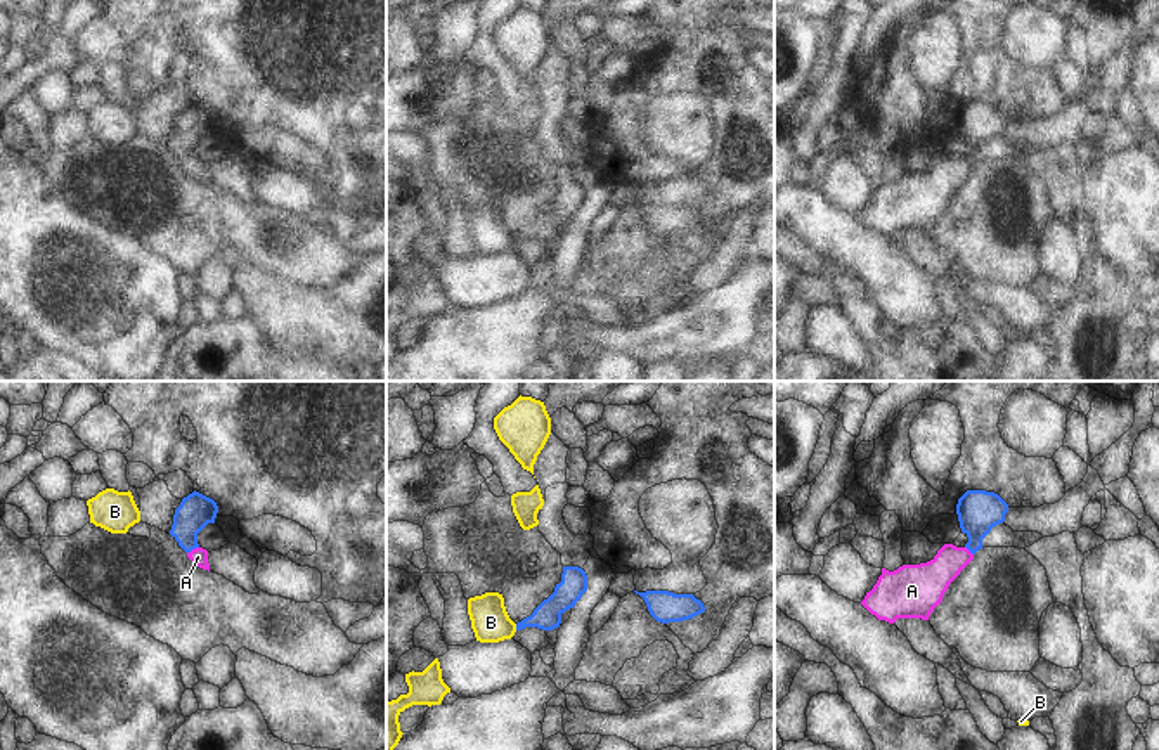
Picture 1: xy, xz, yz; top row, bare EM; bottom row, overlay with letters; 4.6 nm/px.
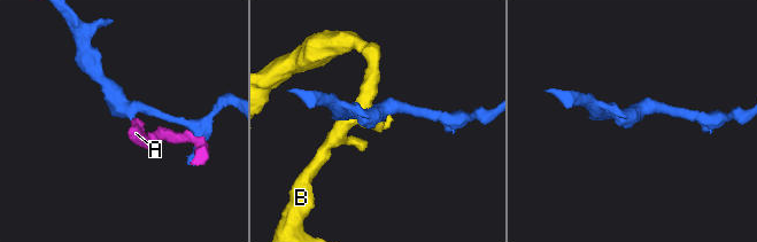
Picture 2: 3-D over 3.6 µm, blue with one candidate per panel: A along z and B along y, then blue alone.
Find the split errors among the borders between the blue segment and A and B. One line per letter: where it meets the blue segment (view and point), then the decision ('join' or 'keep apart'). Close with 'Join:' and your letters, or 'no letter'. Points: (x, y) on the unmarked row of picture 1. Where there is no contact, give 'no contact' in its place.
A: contact xy (193, 160); join
B: contact xz (517, 239); keep apart
Join: A

